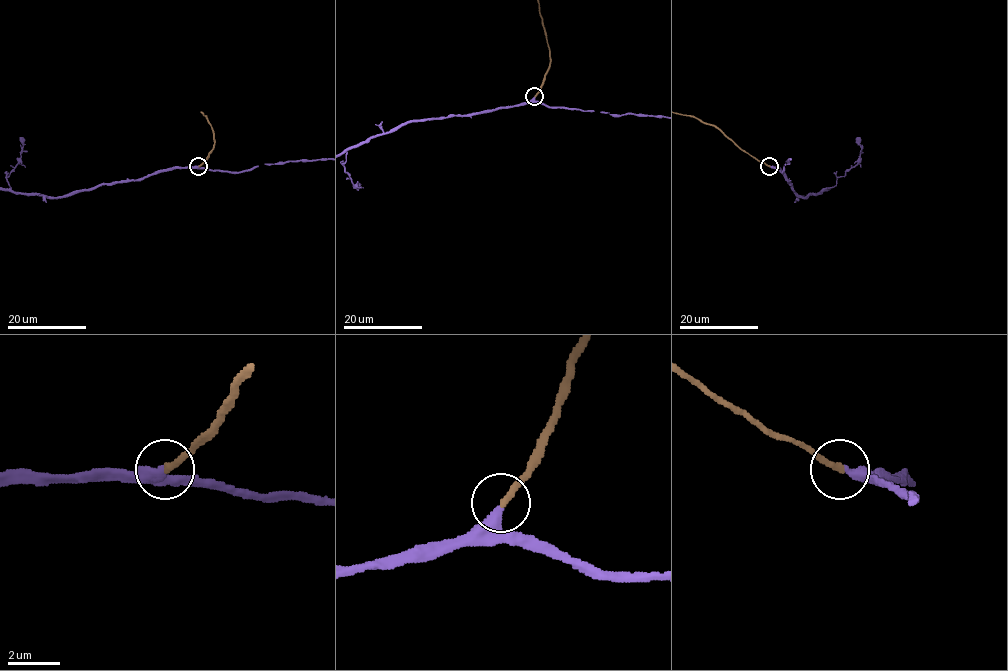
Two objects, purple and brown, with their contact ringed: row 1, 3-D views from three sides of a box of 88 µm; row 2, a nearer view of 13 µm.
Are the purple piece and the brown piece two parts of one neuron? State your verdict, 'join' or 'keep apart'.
join

